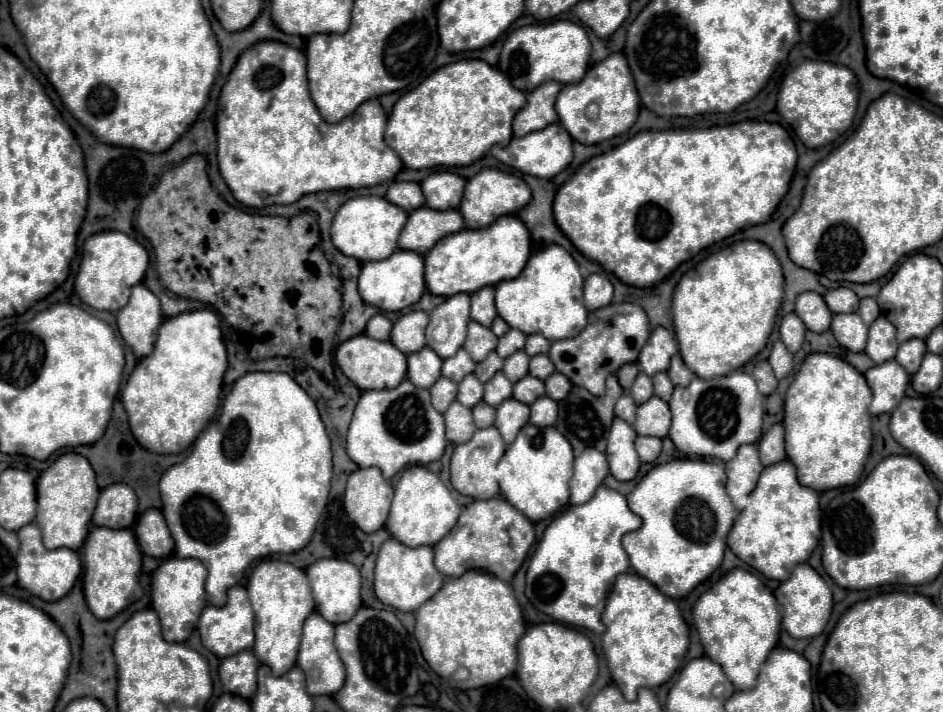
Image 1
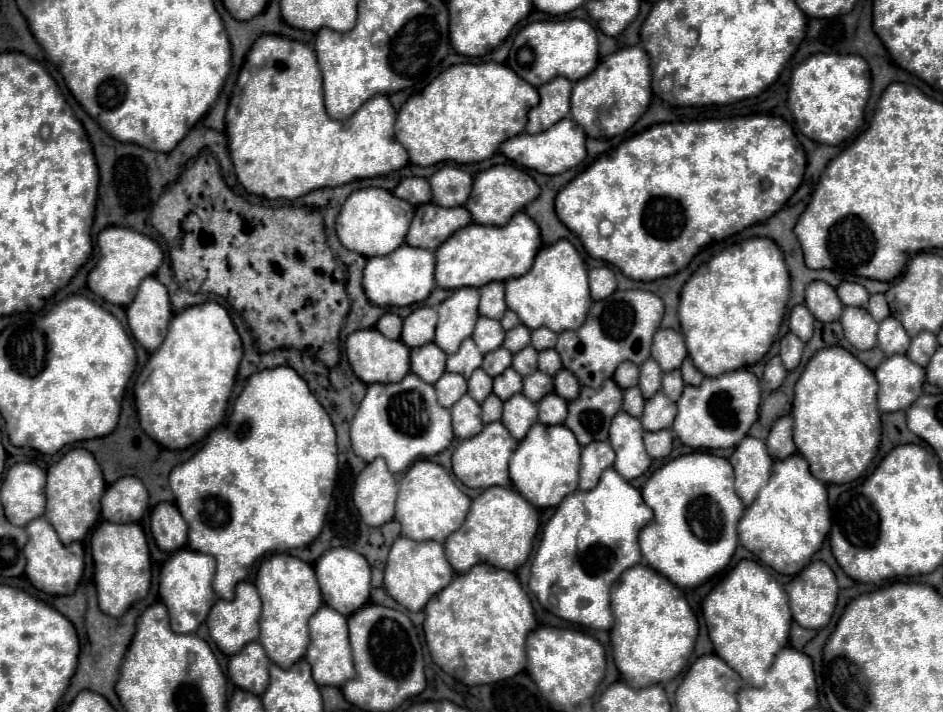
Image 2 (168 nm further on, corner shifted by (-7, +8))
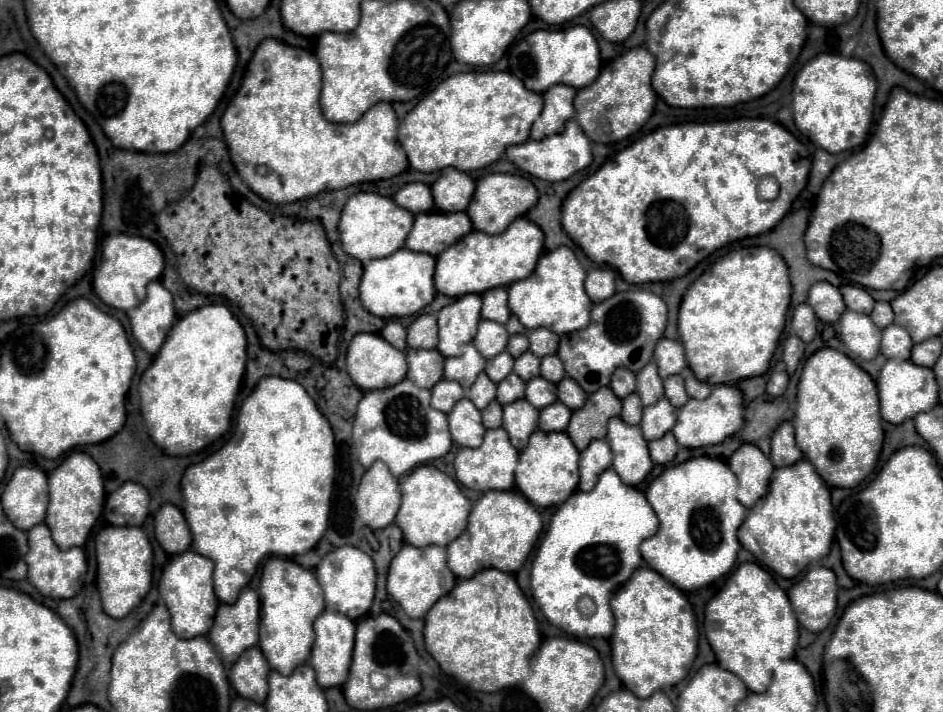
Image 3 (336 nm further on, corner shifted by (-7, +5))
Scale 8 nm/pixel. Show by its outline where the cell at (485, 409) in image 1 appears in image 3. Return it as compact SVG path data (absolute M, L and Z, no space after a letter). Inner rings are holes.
M494 400L488 404L488 408L482 412L482 424L486 428L500 428L502 424L502 406Z

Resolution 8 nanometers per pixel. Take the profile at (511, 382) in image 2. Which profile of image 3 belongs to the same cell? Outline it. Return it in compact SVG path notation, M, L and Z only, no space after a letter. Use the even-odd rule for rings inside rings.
M508 374L508 378L504 378L500 384L498 384L498 396L496 400L504 406L508 402L514 402L516 398L524 398L524 386L526 382L518 376L518 374Z

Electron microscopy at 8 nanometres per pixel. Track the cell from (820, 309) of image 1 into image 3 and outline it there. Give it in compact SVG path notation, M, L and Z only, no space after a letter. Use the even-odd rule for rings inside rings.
M816 282L810 288L806 302L814 308L816 316L822 322L836 322L846 310L840 290L830 282Z

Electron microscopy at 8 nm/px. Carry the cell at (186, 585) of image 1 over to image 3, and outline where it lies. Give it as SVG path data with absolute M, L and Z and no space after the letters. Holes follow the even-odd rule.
M186 550L186 552L174 556L168 562L168 566L164 568L158 590L160 590L164 604L170 610L172 630L176 632L176 636L194 638L194 636L208 634L208 630L212 628L214 614L218 608L218 598L216 598L214 586L212 586L212 570L214 570L212 560L196 554L194 550Z

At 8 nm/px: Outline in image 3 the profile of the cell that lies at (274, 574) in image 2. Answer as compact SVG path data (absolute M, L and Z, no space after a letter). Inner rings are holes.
M268 558L264 562L258 592L262 602L258 646L272 670L280 674L292 674L292 670L310 656L314 642L312 624L324 610L324 592L312 570L306 570L288 558Z

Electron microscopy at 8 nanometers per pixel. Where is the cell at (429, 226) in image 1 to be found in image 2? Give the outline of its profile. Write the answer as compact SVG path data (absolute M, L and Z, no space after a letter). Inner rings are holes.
M426 203L424 207L416 207L416 215L406 235L406 243L412 247L422 247L428 251L436 251L444 239L448 239L460 227L470 223L470 215L466 207L440 207L436 203Z

